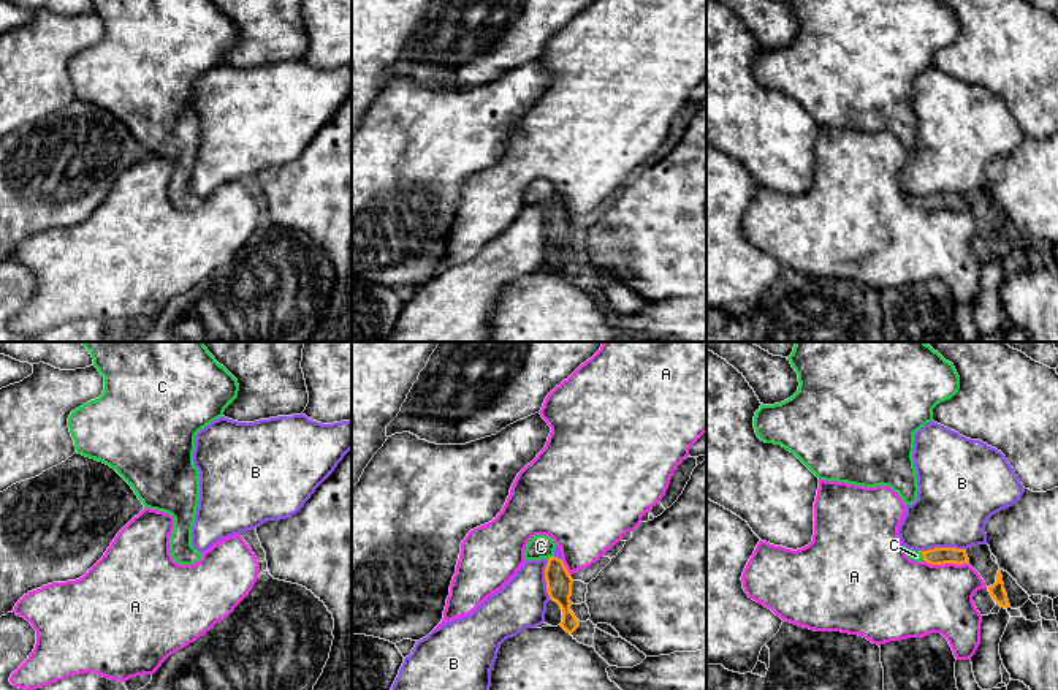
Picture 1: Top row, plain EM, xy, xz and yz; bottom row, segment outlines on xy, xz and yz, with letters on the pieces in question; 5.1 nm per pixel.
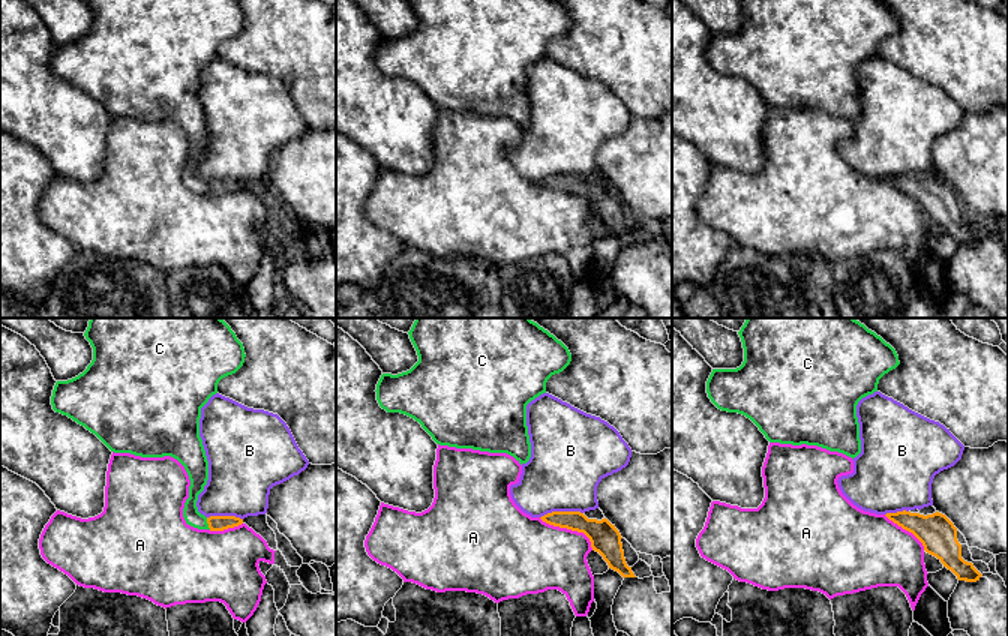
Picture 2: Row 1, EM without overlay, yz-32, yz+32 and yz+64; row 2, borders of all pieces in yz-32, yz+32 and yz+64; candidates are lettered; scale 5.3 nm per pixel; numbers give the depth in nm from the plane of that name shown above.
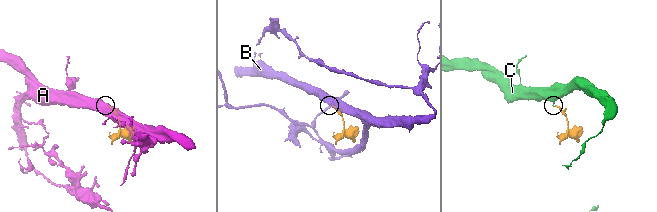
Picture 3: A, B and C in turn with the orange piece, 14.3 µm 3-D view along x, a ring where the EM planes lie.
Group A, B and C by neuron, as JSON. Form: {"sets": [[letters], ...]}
{"sets": [["A"], ["B"], ["C"]]}

